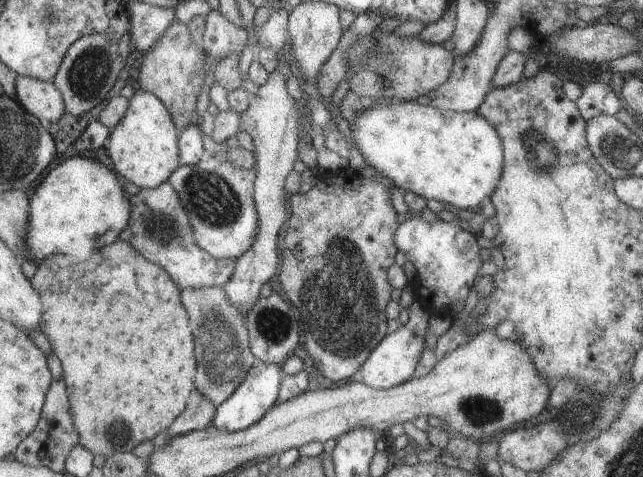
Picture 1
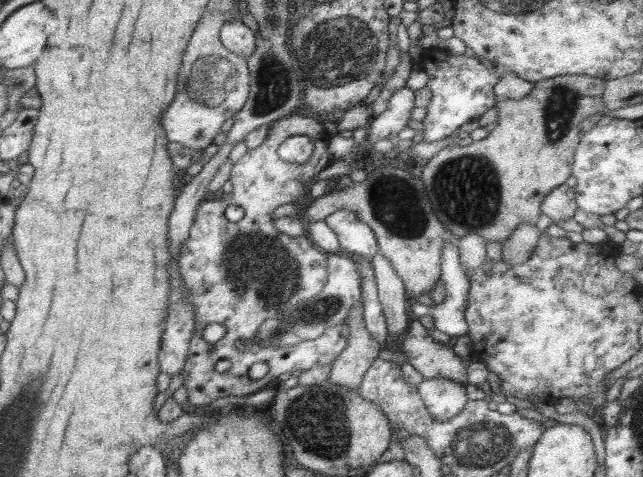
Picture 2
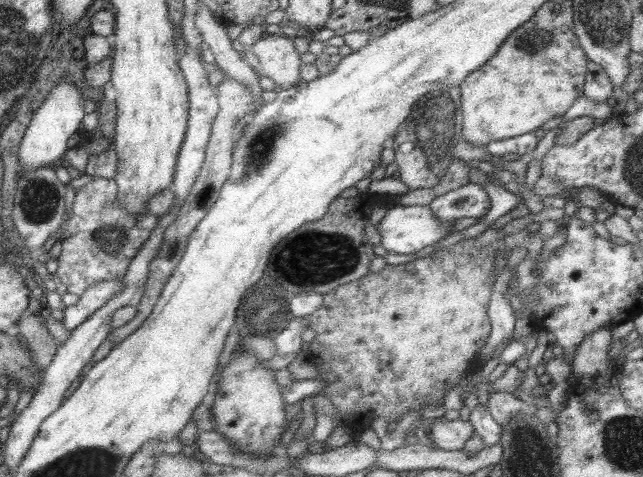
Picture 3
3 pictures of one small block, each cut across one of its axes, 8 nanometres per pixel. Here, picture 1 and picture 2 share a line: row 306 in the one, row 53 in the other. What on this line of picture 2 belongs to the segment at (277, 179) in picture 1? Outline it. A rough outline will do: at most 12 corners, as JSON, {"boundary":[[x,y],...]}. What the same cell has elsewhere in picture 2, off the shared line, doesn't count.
{"boundary":[[240,17],[229,18],[221,43],[247,58],[256,48],[255,33]]}

